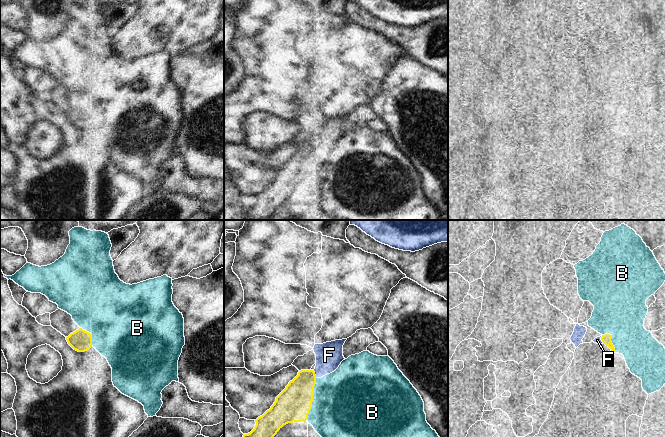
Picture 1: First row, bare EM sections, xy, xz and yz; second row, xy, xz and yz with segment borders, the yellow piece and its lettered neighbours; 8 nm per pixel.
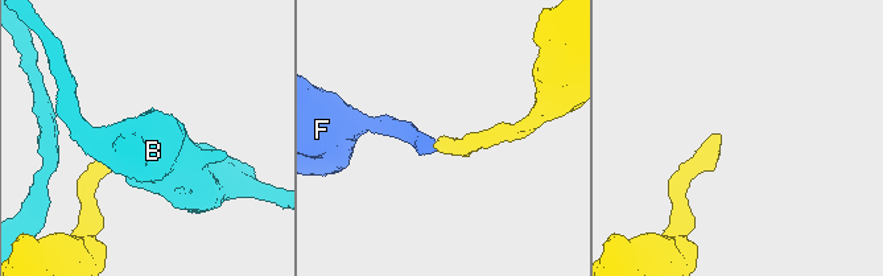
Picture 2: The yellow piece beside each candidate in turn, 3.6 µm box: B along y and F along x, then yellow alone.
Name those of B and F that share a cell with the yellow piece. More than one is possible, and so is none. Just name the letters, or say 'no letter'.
F

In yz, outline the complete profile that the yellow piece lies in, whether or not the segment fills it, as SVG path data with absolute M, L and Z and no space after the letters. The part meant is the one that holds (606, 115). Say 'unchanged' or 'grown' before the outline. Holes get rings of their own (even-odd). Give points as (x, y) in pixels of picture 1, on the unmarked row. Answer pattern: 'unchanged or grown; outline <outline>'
grown; outline M605 110L600 113L595 114L592 118L597 119L597 120L605 120L608 122L612 128L615 128L615 124L611 118L612 111L610 110Z

